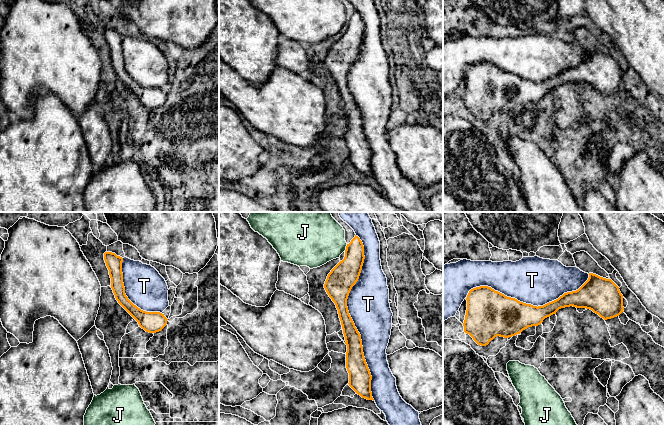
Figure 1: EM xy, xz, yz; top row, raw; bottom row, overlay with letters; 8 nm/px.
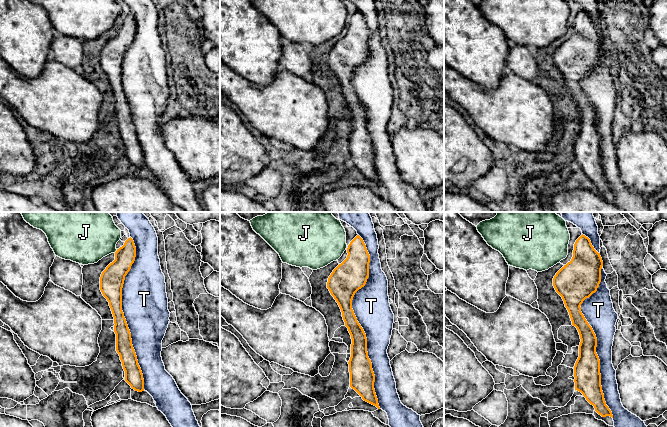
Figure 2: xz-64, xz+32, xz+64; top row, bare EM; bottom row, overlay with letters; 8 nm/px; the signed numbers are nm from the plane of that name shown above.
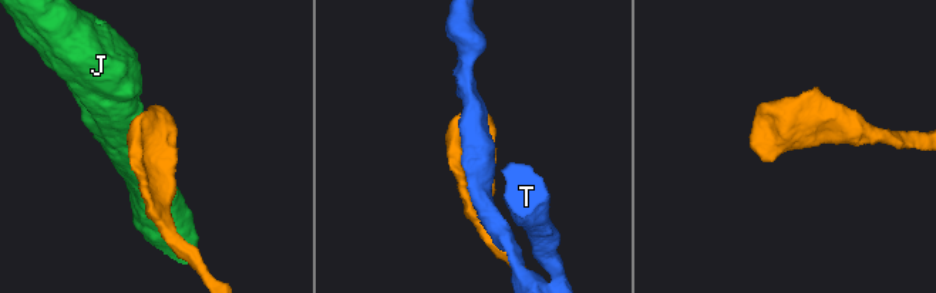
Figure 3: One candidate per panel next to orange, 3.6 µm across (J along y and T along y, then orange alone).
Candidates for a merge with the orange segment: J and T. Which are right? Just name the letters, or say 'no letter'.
T

